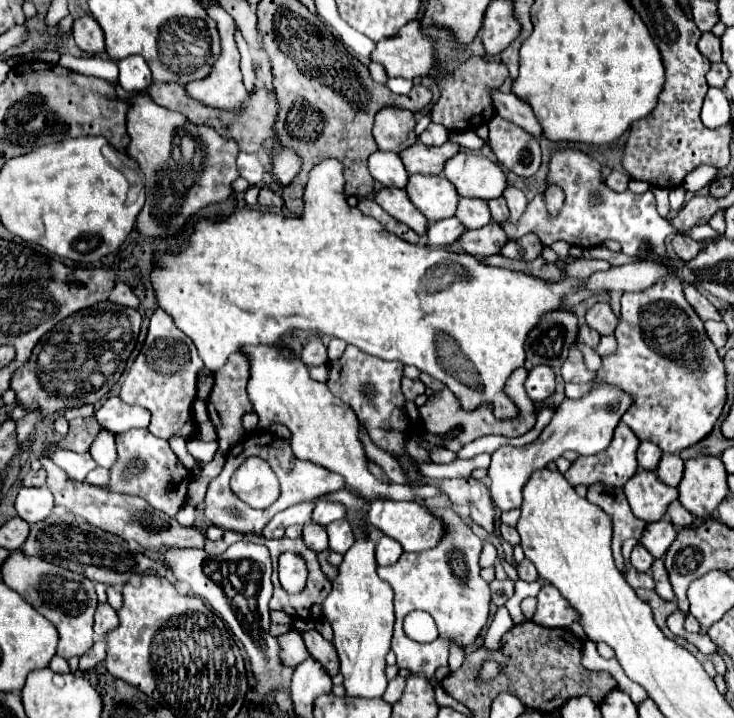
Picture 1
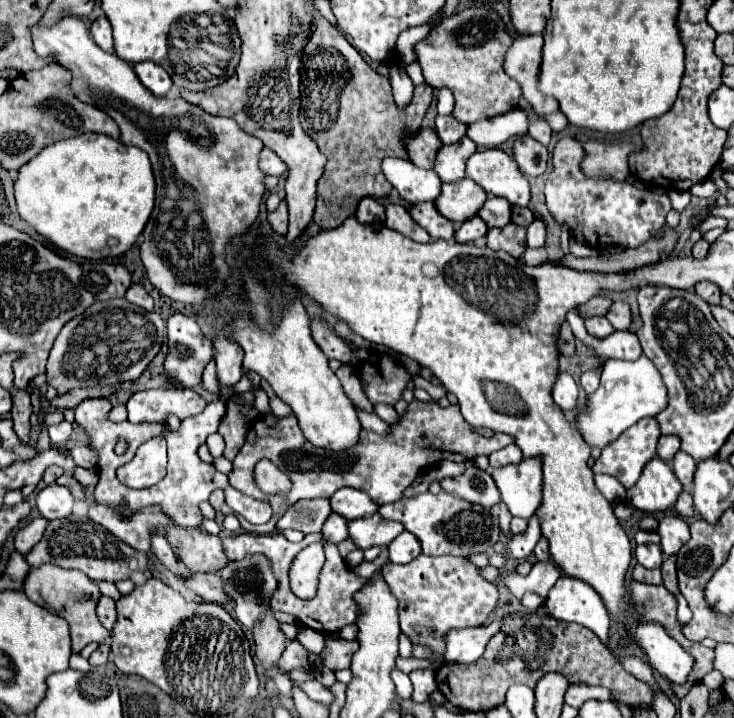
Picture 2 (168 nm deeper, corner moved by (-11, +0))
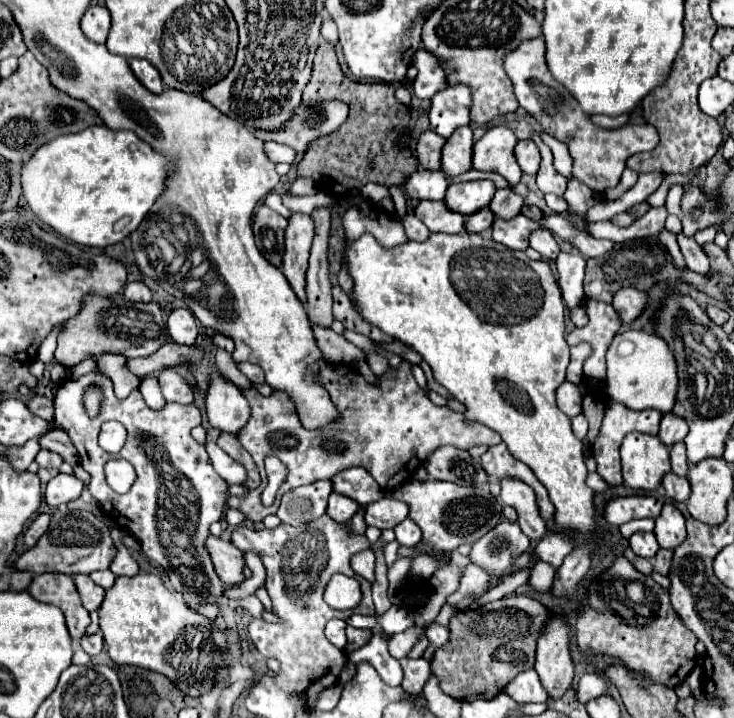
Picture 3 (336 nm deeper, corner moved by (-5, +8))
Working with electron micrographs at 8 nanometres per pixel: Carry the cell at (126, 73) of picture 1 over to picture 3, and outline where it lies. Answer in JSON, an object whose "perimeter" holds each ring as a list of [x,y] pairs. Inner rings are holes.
{"perimeter":[[[128,59],[128,65],[146,89],[150,89],[152,93],[162,93],[164,91],[162,79],[160,79],[160,75],[158,75],[158,71],[152,63],[146,63],[146,59]]]}

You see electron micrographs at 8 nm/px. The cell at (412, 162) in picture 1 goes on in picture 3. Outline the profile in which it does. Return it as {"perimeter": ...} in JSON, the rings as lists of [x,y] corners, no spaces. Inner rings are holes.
{"perimeter":[[[468,125],[458,127],[446,141],[442,149],[442,171],[448,177],[456,177],[472,169],[472,145],[472,129]]]}

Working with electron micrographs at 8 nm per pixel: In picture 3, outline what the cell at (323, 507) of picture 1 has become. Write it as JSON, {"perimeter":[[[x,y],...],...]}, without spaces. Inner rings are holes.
{"perimeter":[[[348,467],[332,479],[334,491],[354,499],[358,505],[368,505],[384,497],[380,485],[364,467]]]}

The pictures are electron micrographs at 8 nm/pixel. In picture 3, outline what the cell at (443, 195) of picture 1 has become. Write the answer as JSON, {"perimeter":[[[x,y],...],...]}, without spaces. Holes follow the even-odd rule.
{"perimeter":[[[468,181],[468,183],[456,183],[448,187],[446,193],[446,205],[452,211],[458,211],[462,215],[472,215],[474,211],[486,207],[490,199],[494,197],[496,185],[492,181]]]}

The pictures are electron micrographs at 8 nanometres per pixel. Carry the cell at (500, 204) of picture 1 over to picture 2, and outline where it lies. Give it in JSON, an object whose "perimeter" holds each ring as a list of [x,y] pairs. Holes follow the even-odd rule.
{"perimeter":[[[512,207],[512,223],[528,227],[528,223],[532,223],[534,213],[528,207]]]}

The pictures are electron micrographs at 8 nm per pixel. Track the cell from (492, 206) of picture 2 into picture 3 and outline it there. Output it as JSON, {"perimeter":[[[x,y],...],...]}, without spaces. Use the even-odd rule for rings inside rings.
{"perimeter":[[[498,189],[490,203],[490,209],[500,219],[512,219],[522,211],[522,205],[524,205],[524,199],[520,195],[516,195],[510,189]]]}

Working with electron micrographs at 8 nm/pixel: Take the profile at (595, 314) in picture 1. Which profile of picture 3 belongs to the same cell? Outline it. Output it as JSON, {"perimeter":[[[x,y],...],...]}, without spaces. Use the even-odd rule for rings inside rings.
{"perimeter":[[[626,287],[626,289],[620,289],[614,295],[612,305],[618,311],[620,319],[630,325],[648,307],[648,293],[640,291],[640,289],[634,289],[634,287]]]}

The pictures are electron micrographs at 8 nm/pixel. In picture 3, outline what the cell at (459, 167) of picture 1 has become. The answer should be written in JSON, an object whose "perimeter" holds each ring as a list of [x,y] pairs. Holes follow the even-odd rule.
{"perimeter":[[[496,125],[488,129],[482,139],[474,145],[474,169],[496,171],[510,181],[510,185],[520,183],[522,169],[516,163],[514,147],[518,139],[506,125]]]}

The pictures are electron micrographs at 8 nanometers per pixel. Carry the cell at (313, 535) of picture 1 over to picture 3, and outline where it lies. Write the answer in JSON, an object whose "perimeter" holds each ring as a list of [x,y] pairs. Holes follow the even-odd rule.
{"perimeter":[[[332,493],[330,495],[330,501],[328,501],[328,515],[338,521],[338,523],[344,523],[344,521],[350,521],[352,515],[358,511],[358,503],[352,503],[352,499],[346,499],[344,495],[338,495],[338,493]]]}

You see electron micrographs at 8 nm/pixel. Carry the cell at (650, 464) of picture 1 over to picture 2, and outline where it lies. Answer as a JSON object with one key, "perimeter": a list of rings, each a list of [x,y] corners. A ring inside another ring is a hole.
{"perimeter":[[[664,435],[664,437],[660,437],[656,453],[658,453],[658,457],[660,457],[662,461],[670,463],[678,451],[680,451],[680,439],[678,439],[678,437],[674,437],[674,435]]]}

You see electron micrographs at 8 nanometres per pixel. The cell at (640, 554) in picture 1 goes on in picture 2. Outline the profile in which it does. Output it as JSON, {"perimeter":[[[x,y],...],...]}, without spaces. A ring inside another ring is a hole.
{"perimeter":[[[654,543],[638,545],[634,553],[636,553],[638,563],[640,563],[642,567],[646,567],[646,569],[656,569],[656,567],[660,567],[662,561],[664,561],[664,553],[662,553],[662,549],[660,549],[658,545],[654,545]]]}

